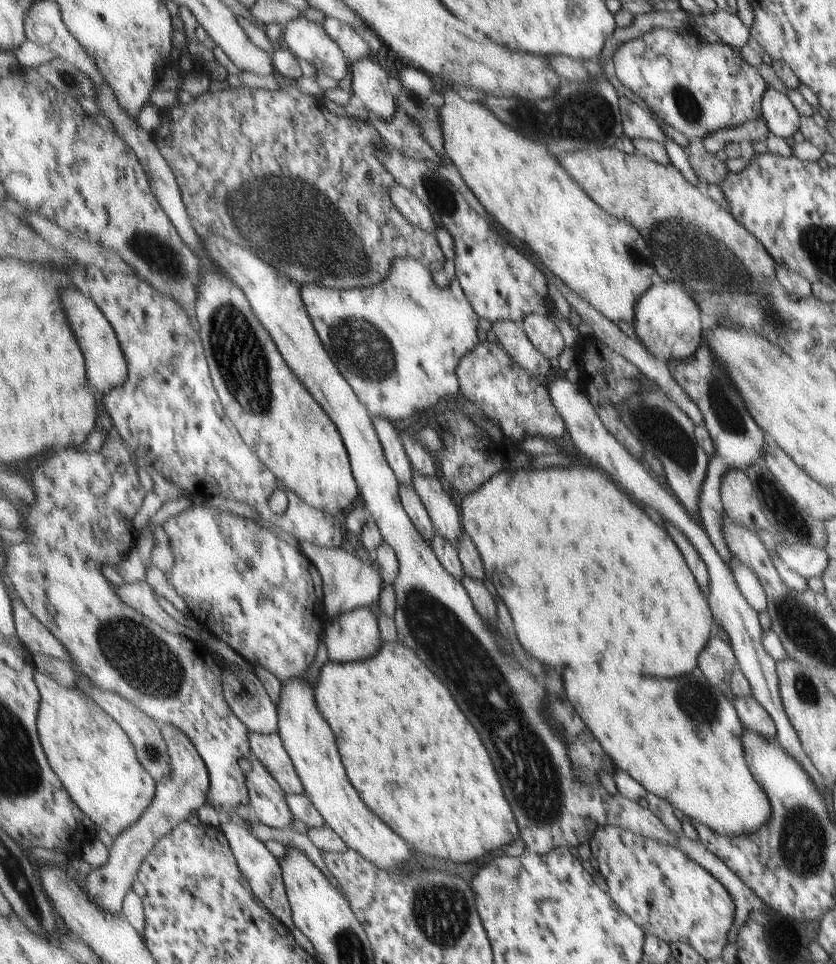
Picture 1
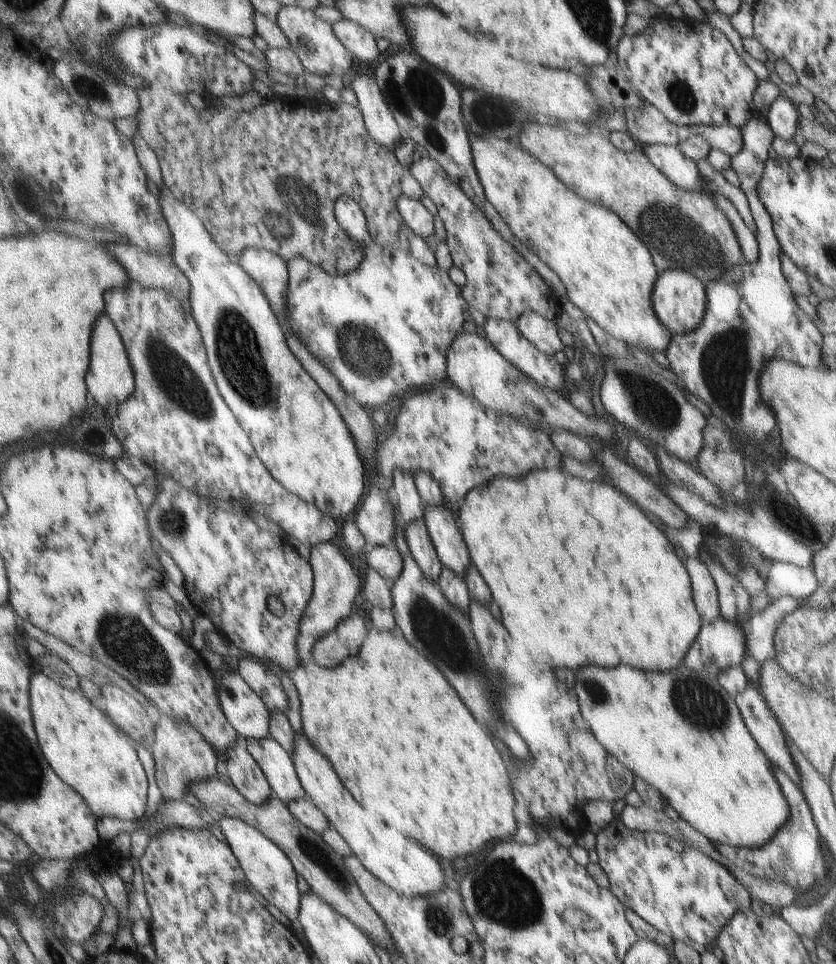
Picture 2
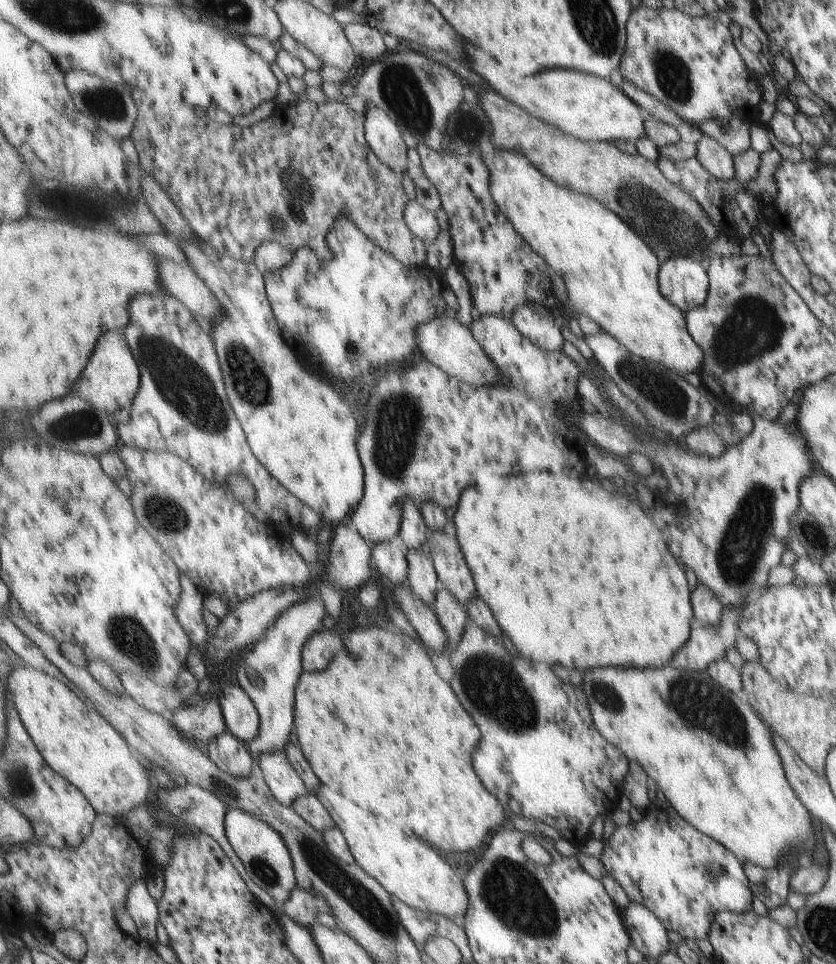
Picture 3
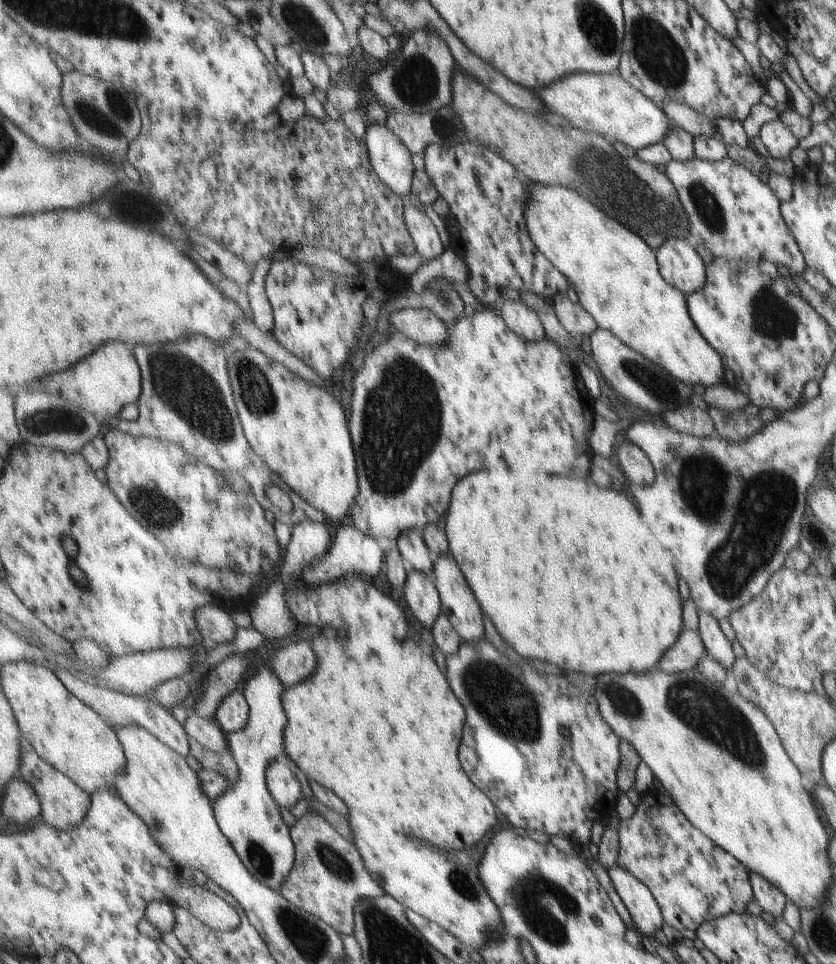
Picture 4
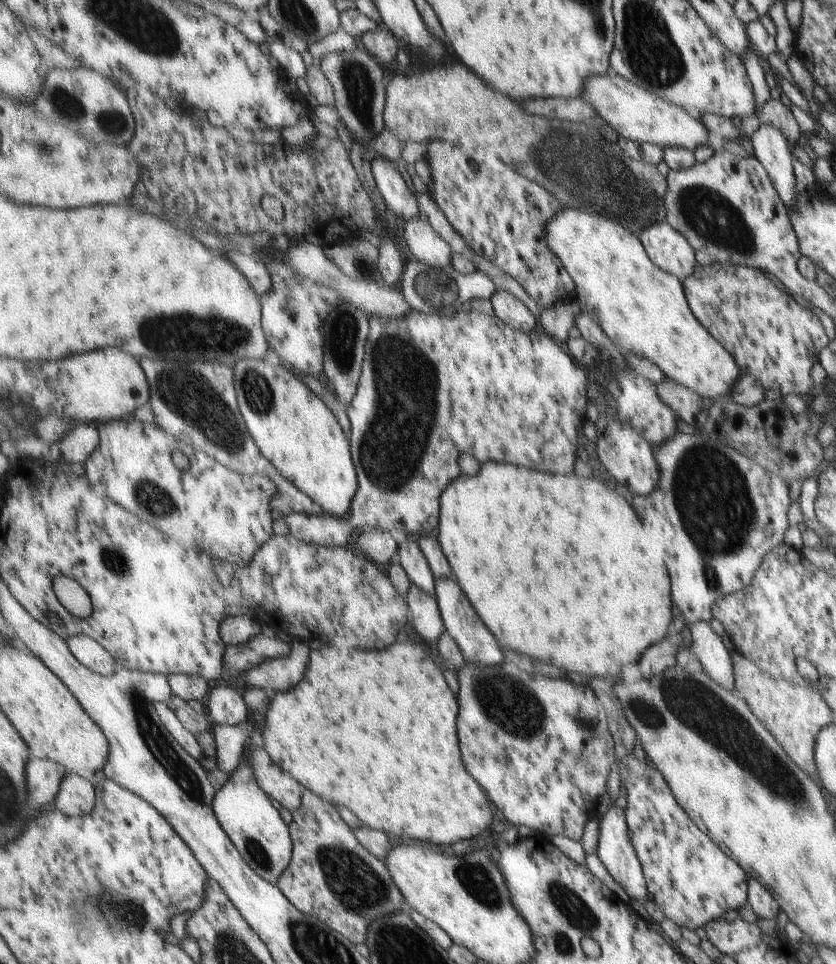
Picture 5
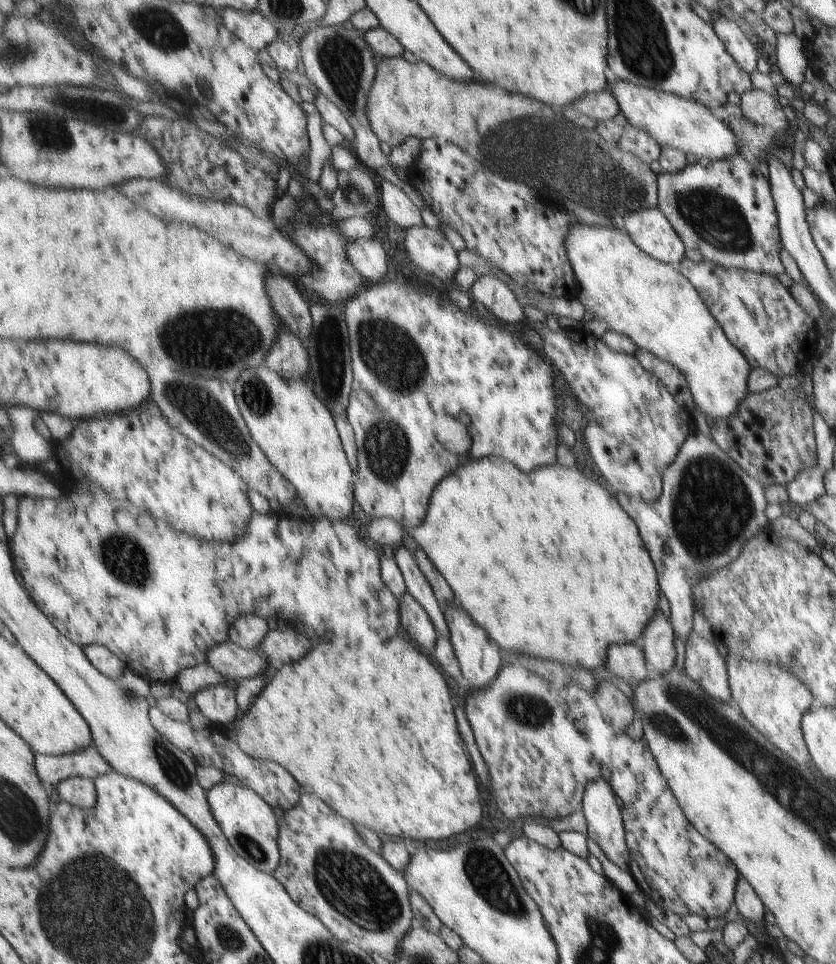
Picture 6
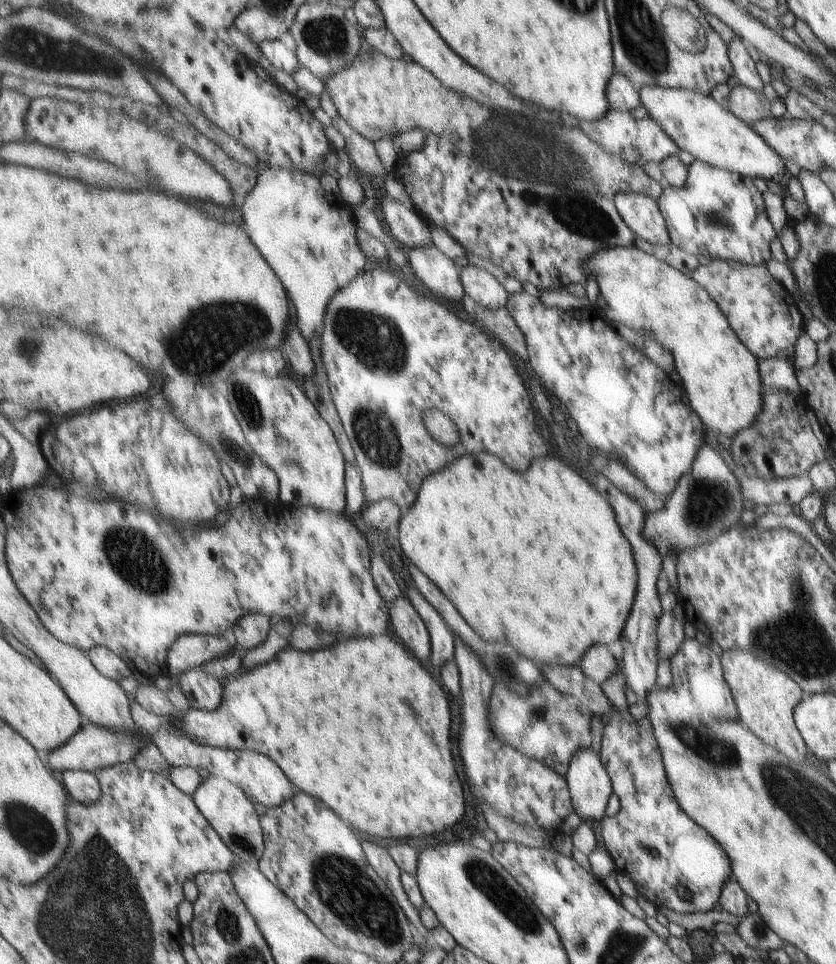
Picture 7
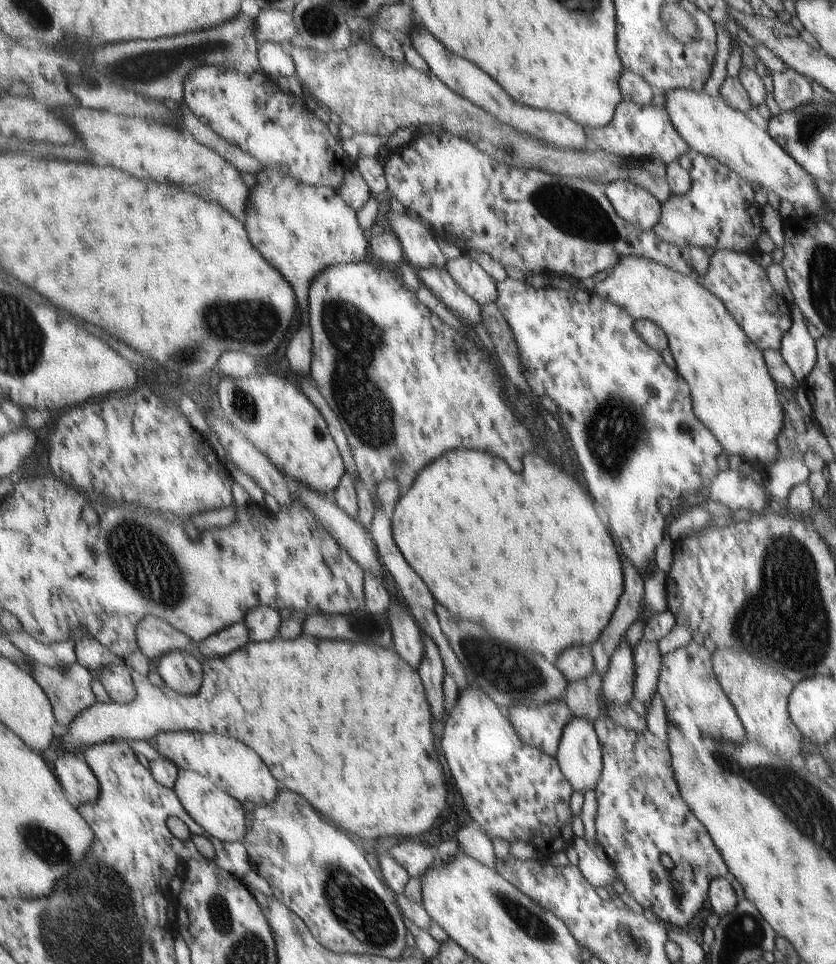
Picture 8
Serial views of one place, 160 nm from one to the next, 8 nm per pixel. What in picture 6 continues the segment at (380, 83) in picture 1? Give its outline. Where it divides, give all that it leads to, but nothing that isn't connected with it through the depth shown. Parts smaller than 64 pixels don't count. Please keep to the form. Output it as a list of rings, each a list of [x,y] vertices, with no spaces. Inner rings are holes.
[[[382,180],[379,187],[382,208],[391,222],[404,230],[423,226],[422,210],[399,188],[399,185]]]

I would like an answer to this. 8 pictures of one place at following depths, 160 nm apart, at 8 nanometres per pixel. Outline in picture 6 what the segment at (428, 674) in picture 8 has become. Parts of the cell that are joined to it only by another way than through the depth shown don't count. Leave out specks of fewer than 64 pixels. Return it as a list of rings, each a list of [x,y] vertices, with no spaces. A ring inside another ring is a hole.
[[[399,545],[394,559],[401,567],[408,591],[428,610],[429,616],[436,624],[439,636],[443,635],[450,638],[450,628],[444,610],[430,585],[429,579],[421,570],[415,555],[411,554],[409,548]]]

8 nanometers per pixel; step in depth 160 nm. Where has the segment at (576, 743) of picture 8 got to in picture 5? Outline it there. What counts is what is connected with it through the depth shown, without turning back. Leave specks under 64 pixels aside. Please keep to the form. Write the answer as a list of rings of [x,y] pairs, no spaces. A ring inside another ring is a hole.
[[[617,805],[607,806],[606,811],[598,818],[599,830],[596,855],[601,864],[609,873],[609,876],[619,884],[625,894],[640,904],[643,904],[651,894],[647,889],[647,879],[643,873],[643,867],[636,857],[635,849],[631,847],[627,836],[627,828],[625,827],[624,810]]]

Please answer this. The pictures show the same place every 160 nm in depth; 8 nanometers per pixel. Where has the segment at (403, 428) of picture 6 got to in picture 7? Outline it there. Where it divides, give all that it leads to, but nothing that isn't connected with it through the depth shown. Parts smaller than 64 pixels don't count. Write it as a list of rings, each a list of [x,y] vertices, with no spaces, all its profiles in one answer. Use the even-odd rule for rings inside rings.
[[[373,266],[373,270],[359,273],[355,280],[341,289],[329,303],[327,314],[325,317],[324,330],[322,332],[322,345],[325,366],[328,370],[331,392],[343,419],[347,434],[351,439],[353,450],[356,455],[357,465],[362,470],[364,489],[366,492],[366,500],[368,504],[381,503],[382,501],[393,501],[399,505],[404,515],[411,507],[413,507],[420,494],[420,488],[424,484],[424,480],[432,473],[436,473],[441,469],[453,464],[457,458],[465,456],[465,454],[479,454],[479,452],[493,452],[497,456],[501,456],[501,460],[505,460],[509,464],[509,468],[525,472],[531,462],[539,456],[547,454],[547,444],[543,442],[539,430],[537,430],[537,412],[533,408],[533,398],[531,398],[531,390],[527,388],[521,372],[517,370],[511,354],[507,352],[507,348],[495,340],[491,334],[483,332],[481,326],[477,326],[473,320],[463,320],[461,316],[457,316],[451,308],[447,307],[446,301],[440,296],[434,294],[421,294],[415,288],[411,288],[405,280],[402,279],[398,271],[393,268],[385,270]],[[427,408],[441,408],[443,412],[447,412],[461,428],[461,444],[455,448],[445,448],[439,444],[434,438],[429,436],[425,422],[423,422],[423,412]]]

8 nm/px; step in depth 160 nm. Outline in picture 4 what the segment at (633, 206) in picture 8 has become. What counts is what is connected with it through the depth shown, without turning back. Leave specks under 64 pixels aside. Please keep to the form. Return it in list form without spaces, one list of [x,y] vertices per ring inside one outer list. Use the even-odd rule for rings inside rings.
[[[672,238],[657,250],[656,260],[661,260],[661,276],[680,289],[684,296],[695,293],[706,283],[701,258],[685,239]]]

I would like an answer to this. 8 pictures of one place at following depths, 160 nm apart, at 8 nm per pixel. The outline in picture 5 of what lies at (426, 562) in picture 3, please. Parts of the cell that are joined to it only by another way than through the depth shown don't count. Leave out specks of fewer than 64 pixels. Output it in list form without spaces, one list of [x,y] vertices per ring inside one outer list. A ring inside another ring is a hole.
[[[412,583],[406,598],[410,608],[410,622],[414,630],[427,644],[432,642],[437,644],[446,628],[436,597]]]

